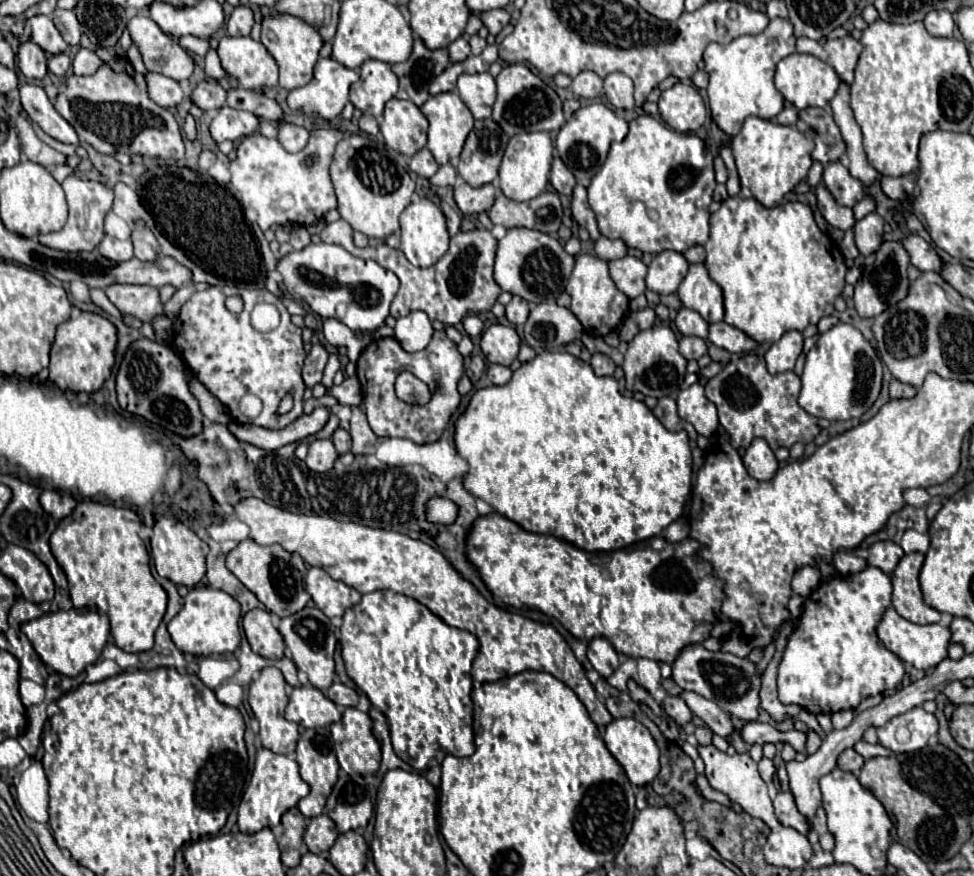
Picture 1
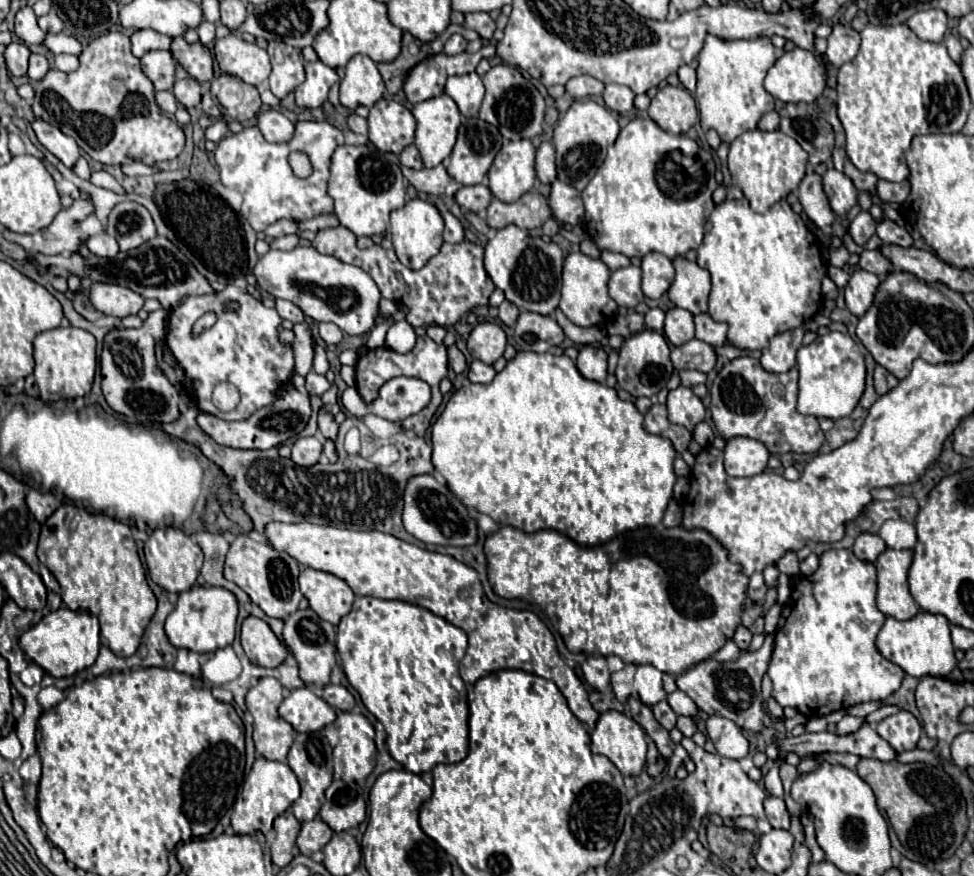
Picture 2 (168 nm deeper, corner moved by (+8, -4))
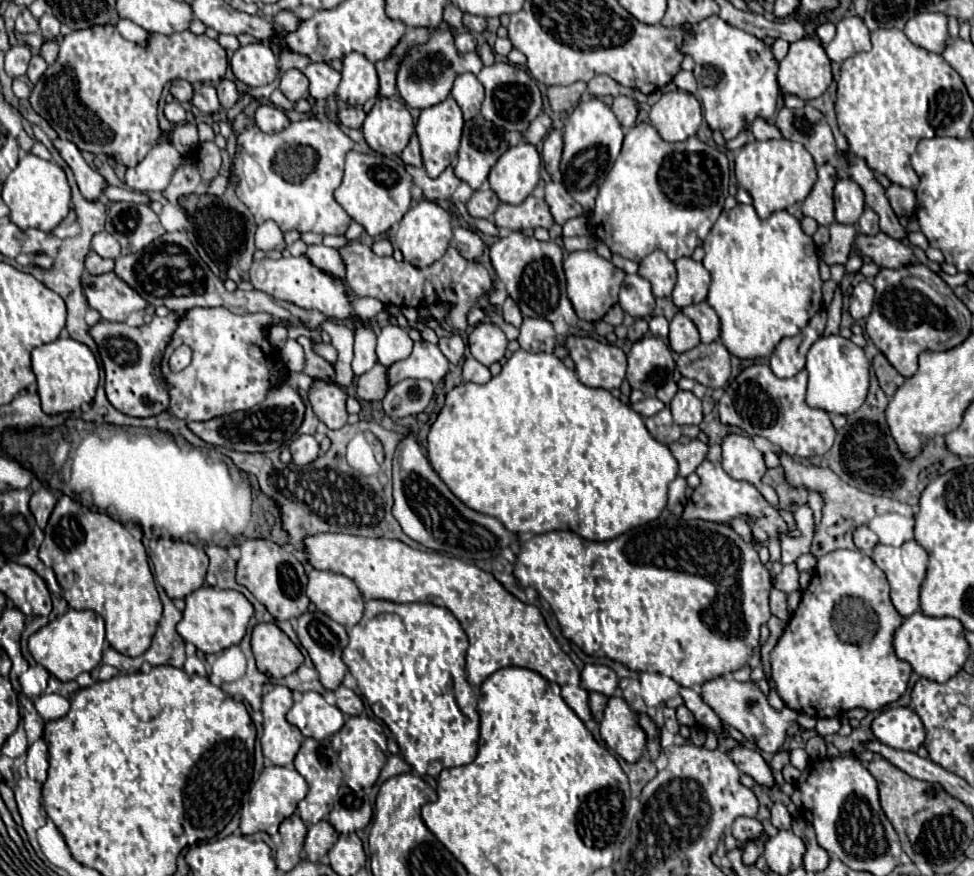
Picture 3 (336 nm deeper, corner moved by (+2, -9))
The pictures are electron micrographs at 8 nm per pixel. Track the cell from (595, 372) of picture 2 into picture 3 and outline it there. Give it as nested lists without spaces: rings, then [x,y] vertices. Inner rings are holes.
[[[569,336],[565,346],[575,362],[575,372],[585,386],[605,390],[621,386],[627,370],[627,358],[621,348],[587,336]]]

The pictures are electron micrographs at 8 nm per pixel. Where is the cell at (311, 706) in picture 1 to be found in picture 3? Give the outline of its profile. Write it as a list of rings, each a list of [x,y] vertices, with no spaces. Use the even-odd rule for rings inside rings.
[[[305,692],[303,698],[287,712],[287,720],[301,730],[303,736],[325,740],[343,726],[343,712],[331,706],[317,692]]]

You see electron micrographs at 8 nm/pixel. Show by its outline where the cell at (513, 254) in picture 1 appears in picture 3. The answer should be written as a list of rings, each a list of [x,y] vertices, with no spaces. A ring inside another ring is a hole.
[[[511,232],[507,238],[499,238],[493,244],[489,254],[495,274],[505,284],[509,296],[515,300],[523,316],[545,318],[549,322],[563,318],[569,326],[581,324],[567,298],[563,274],[563,250],[555,242],[539,242],[537,238],[529,238],[523,232]]]

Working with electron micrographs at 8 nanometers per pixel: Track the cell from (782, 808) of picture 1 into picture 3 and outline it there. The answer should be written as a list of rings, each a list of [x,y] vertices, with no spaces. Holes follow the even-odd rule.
[[[773,804],[771,808],[771,824],[779,830],[791,830],[791,814],[783,804]]]

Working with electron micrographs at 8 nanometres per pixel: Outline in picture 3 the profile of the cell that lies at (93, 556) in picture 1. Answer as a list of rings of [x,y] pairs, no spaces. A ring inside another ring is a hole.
[[[61,496],[53,516],[45,528],[45,540],[39,548],[39,558],[45,566],[51,566],[59,586],[63,588],[63,598],[73,610],[93,610],[105,620],[107,642],[125,656],[141,656],[155,634],[161,620],[161,600],[155,588],[151,568],[147,564],[145,546],[131,536],[131,532],[121,524],[111,520],[107,514],[99,514],[83,508],[69,496]]]

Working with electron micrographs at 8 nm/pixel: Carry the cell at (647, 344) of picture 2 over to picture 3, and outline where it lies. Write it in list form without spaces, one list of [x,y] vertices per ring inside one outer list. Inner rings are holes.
[[[645,336],[631,346],[627,354],[627,380],[633,390],[655,396],[661,386],[673,380],[675,360],[671,348],[655,336]]]

